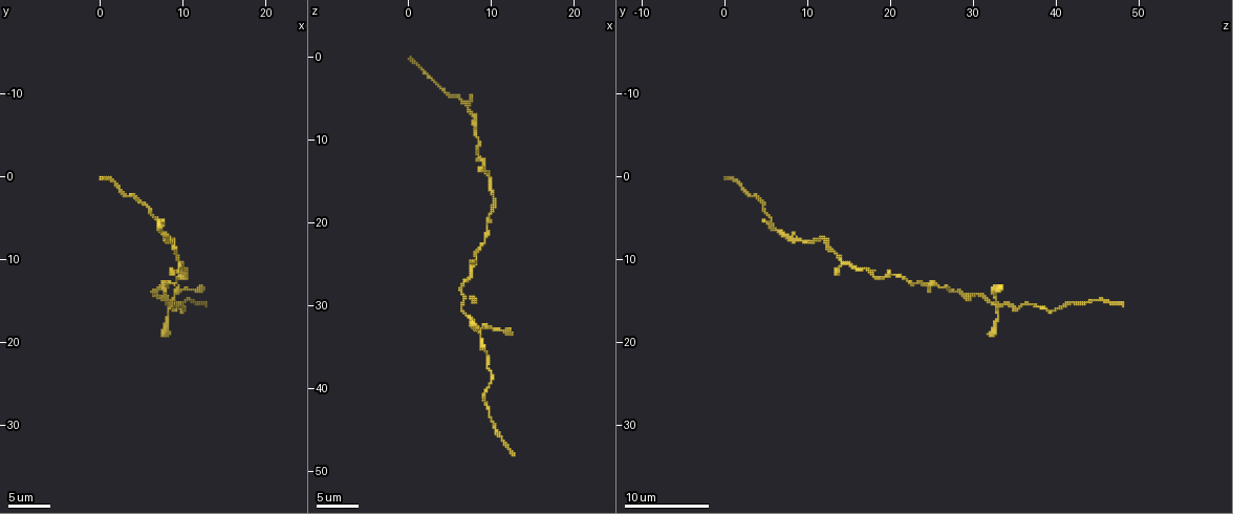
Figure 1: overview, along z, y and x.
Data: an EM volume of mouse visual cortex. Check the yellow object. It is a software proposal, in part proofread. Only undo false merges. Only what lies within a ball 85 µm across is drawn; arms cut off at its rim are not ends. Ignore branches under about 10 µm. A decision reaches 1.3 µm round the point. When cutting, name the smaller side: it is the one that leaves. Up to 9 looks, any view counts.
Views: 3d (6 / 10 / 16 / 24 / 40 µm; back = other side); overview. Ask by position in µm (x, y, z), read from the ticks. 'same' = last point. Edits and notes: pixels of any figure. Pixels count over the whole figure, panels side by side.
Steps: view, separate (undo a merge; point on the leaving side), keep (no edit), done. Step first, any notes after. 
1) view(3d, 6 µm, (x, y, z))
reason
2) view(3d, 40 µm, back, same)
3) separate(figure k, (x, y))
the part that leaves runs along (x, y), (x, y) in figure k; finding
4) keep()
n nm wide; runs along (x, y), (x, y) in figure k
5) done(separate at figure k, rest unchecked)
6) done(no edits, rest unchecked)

view(3d, 10 µm, (6.4, 14.4, 30.6))
narrows sharply

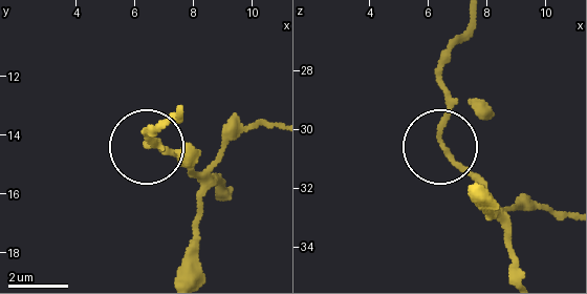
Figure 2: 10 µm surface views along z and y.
keep()
180 nm wide; all the same cell

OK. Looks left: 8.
view(3d, 10 µm, (8.2, 12.8, 23.8))
sudden change in width

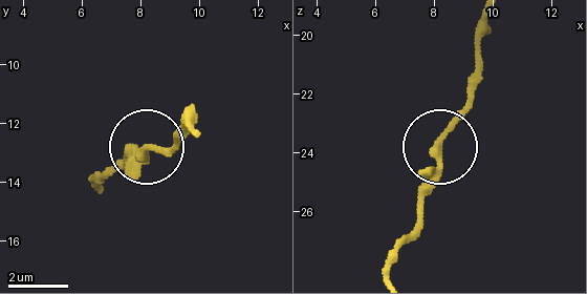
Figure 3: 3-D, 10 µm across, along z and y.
keep()
runs along (470, 97), (442, 147), (417, 234) in figure 3; all the same cell

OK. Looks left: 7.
view(3d, 16 µm, (9.6, 15.6, 36.6))
thick turns thin

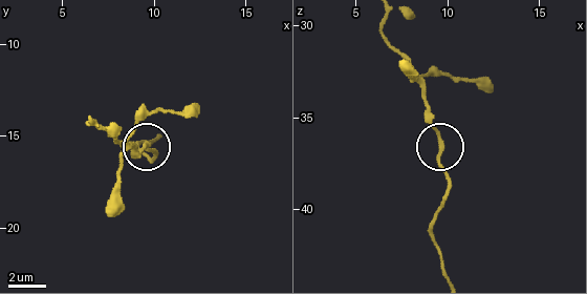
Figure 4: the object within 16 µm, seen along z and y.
keep()
runs along (90, 120), (137, 152), (144, 145), (153, 159) in figure 4; all the same cell

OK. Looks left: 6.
view(3d, 16 µm, (7.0, 6.6, 6.0))
three-way junction

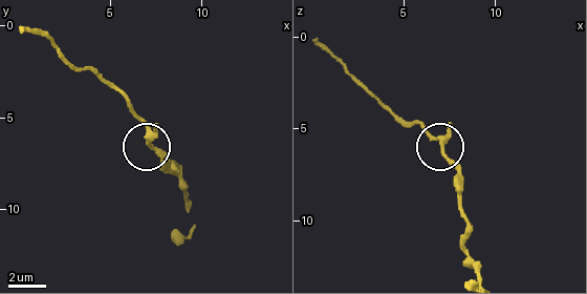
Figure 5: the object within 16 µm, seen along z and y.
keep()
240 nm wide; runs along (479, 276), (466, 248), (466, 219), (455, 168), (426, 127) in figure 5; continuous, no second cell

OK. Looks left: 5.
done(no edits, rest unchecked)

